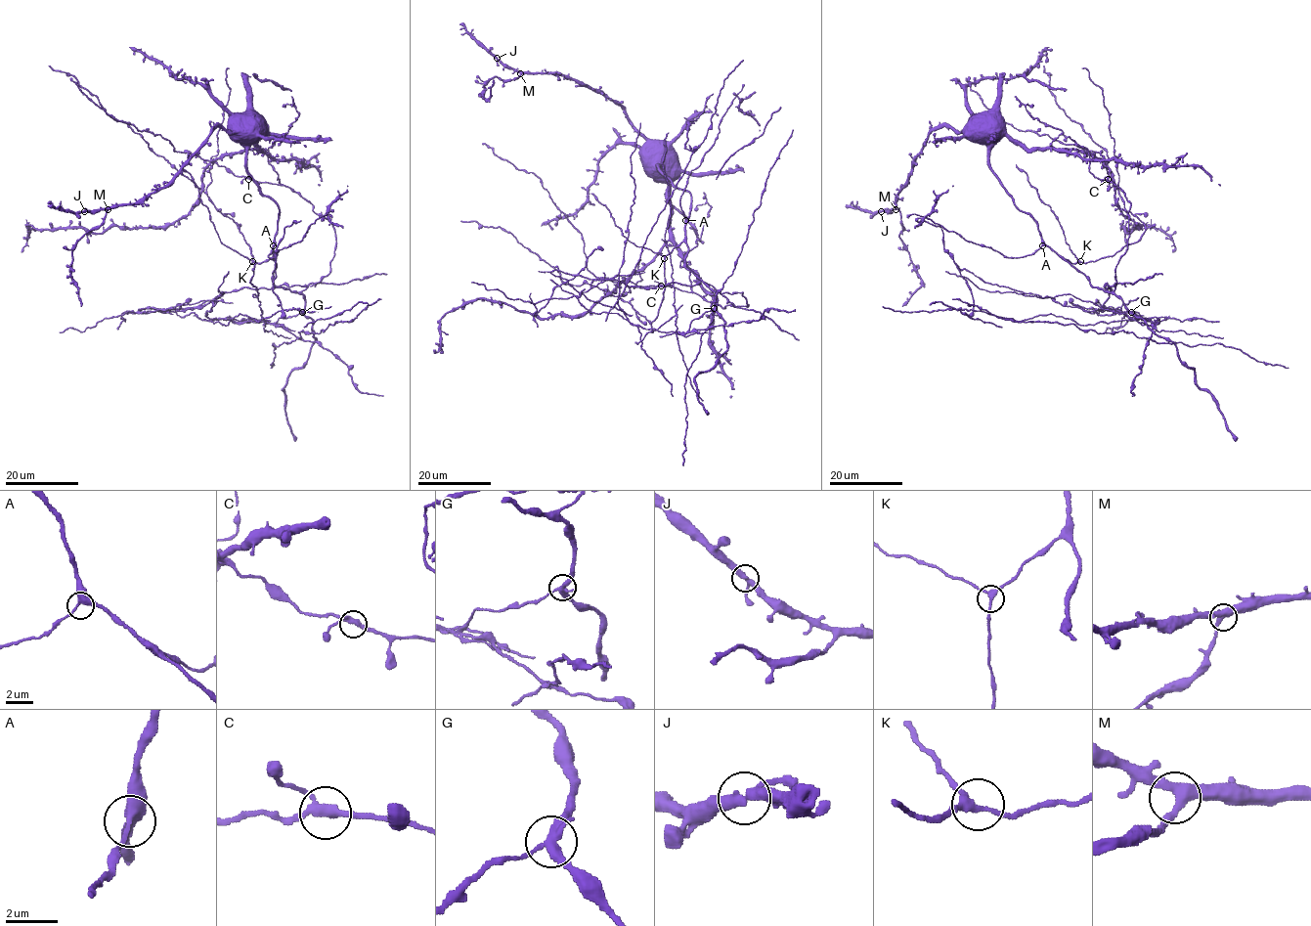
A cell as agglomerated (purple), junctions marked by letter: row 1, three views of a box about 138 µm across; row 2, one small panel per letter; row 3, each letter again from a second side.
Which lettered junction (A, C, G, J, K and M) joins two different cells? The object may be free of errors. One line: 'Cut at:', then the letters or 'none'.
Cut at: G

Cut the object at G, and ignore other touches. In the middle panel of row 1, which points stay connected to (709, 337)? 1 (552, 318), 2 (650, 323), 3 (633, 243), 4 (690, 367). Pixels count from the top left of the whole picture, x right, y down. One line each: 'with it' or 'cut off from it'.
1: with it
2: with it
3: with it
4: cut off from it

